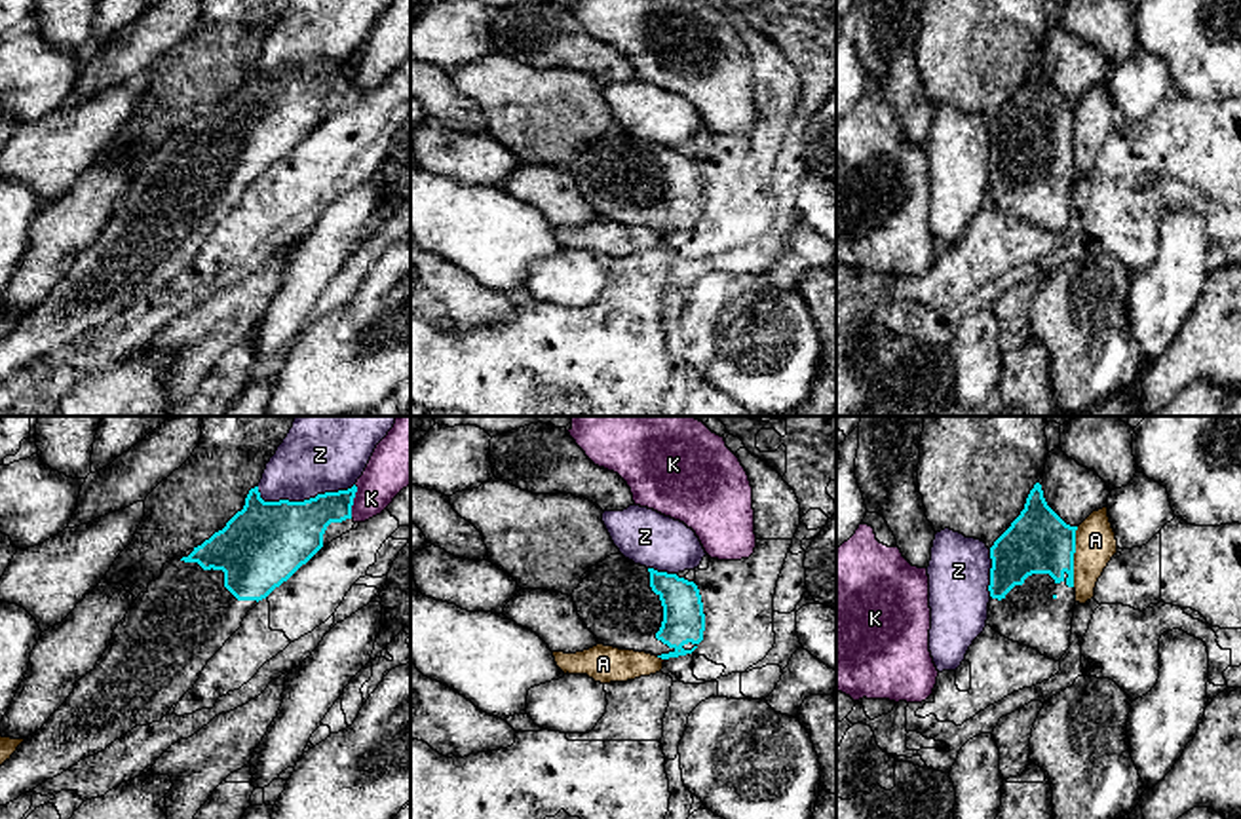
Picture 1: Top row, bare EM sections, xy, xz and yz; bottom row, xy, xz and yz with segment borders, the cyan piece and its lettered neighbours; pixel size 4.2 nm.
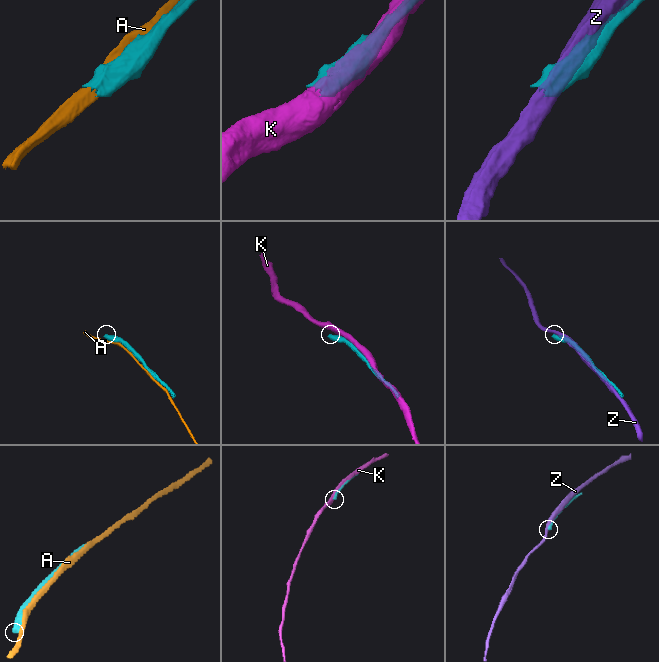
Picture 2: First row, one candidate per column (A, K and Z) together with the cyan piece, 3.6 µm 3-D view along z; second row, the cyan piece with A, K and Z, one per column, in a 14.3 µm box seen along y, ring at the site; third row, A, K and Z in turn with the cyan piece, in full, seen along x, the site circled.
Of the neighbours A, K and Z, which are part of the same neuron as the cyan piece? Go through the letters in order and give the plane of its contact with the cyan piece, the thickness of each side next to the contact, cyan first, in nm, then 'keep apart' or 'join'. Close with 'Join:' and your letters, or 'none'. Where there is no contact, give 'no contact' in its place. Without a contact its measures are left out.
A: yz | 280/180 nm | keep apart
K: xy | 220/220 nm | keep apart
Z: xy | 360/300 nm | keep apart
Join: none

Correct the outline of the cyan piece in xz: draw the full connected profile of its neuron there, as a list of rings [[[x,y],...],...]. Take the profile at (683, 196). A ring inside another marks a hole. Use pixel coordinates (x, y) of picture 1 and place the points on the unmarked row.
[[[623,129],[591,141],[570,171],[580,194],[604,220],[669,234],[692,228],[703,215],[697,160]]]

